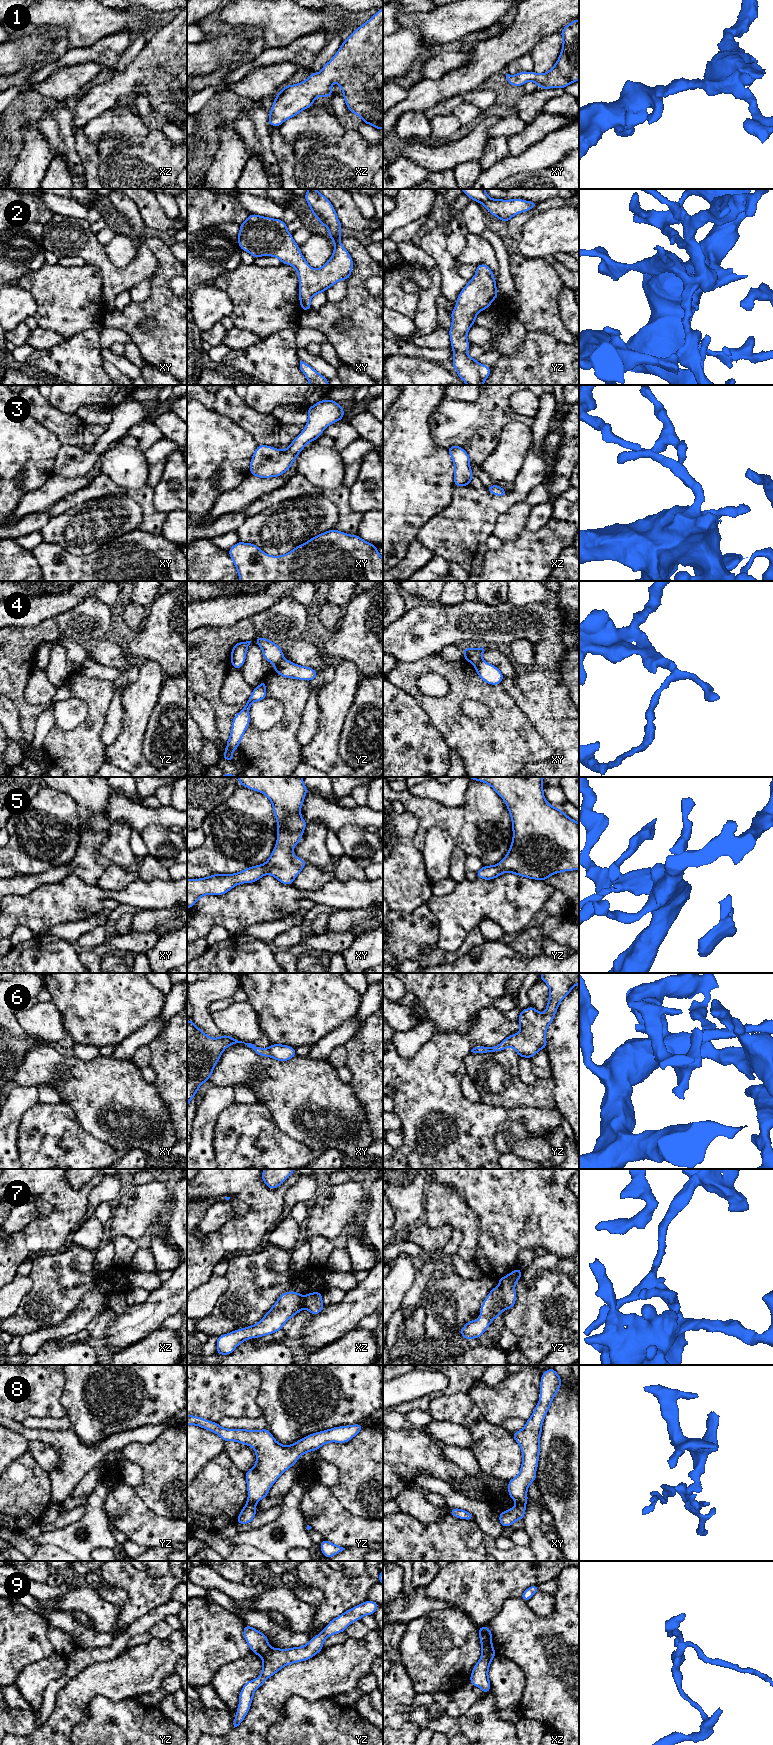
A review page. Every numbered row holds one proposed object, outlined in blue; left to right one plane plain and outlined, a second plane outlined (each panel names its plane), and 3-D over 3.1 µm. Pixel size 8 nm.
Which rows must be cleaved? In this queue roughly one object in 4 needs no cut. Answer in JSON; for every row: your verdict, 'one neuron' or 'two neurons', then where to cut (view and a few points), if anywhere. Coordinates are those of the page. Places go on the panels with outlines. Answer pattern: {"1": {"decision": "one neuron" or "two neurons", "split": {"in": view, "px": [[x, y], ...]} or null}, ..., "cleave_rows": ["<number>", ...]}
{"1": {"decision": "one neuron", "split": null}, "2": {"decision": "one neuron", "split": null}, "3": {"decision": "one neuron", "split": null}, "4": {"decision": "two neurons", "split": {"in": "yz", "px": [[283, 658], [275, 666]]}}, "5": {"decision": "one neuron", "split": null}, "6": {"decision": "one neuron", "split": null}, "7": {"decision": "two neurons", "split": {"in": "xz", "px": [[303, 1297], [305, 1307]]}}, "8": {"decision": "two neurons", "split": {"in": "yz", "px": [[247, 1502], [254, 1504]]}}, "9": {"decision": "two neurons", "split": {"in": "xz", "px": [[481, 1640], [491, 1643]]}}, "cleave_rows": ["4", "7", "8", "9"]}

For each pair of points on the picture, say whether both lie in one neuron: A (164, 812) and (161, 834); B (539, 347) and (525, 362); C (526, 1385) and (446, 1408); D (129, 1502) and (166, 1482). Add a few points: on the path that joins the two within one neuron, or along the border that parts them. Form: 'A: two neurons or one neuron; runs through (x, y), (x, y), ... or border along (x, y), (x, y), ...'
A: two neurons; border along (169, 827), (149, 824), (139, 832)
B: one neuron; runs through (536, 351), (529, 358)
C: two neurons; border along (467, 1393), (486, 1420)
D: two neurons; border along (135, 1487), (138, 1497), (155, 1514)

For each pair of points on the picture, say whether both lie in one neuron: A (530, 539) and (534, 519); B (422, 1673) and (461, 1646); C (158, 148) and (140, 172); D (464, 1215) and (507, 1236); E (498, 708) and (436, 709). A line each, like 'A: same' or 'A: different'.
A: different
B: same
C: same
D: different
E: same

